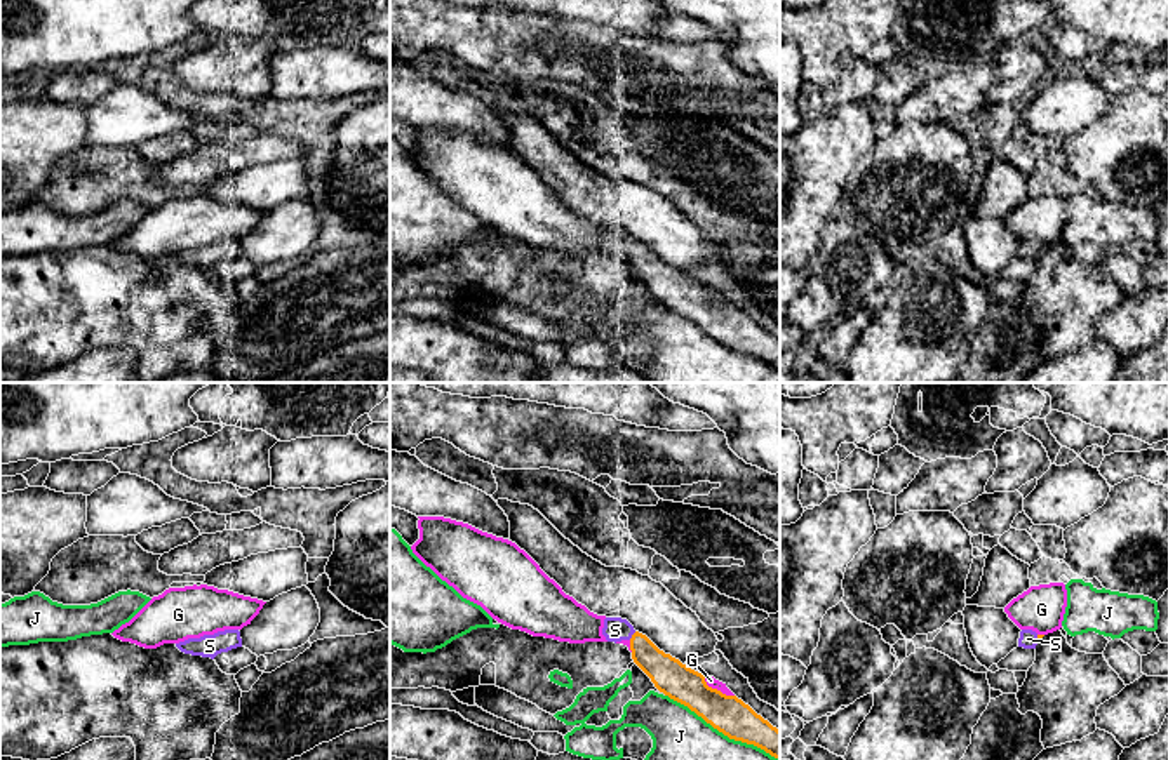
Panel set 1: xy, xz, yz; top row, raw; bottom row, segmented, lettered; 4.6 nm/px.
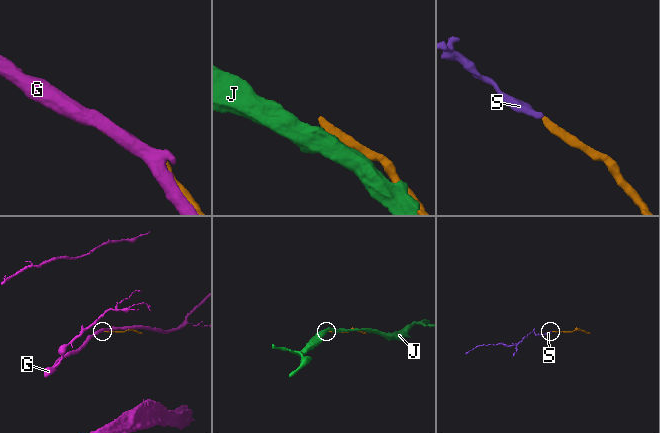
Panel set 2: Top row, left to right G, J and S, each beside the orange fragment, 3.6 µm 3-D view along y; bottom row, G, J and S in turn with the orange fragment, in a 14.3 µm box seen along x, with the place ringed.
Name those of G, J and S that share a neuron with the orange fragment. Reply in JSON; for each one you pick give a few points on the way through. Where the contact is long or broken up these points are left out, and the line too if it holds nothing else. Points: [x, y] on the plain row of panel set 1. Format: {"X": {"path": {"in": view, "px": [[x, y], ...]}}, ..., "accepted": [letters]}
{"accepted": ["S"]}

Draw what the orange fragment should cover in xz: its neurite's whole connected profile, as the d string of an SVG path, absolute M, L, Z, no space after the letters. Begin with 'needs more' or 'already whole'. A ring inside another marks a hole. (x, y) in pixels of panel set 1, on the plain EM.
needs more | M606 228L607 252L630 252L634 273L670 310L688 317L729 350L754 355L780 370L780 341L736 306L707 296L705 287L660 261L646 245L621 228Z

